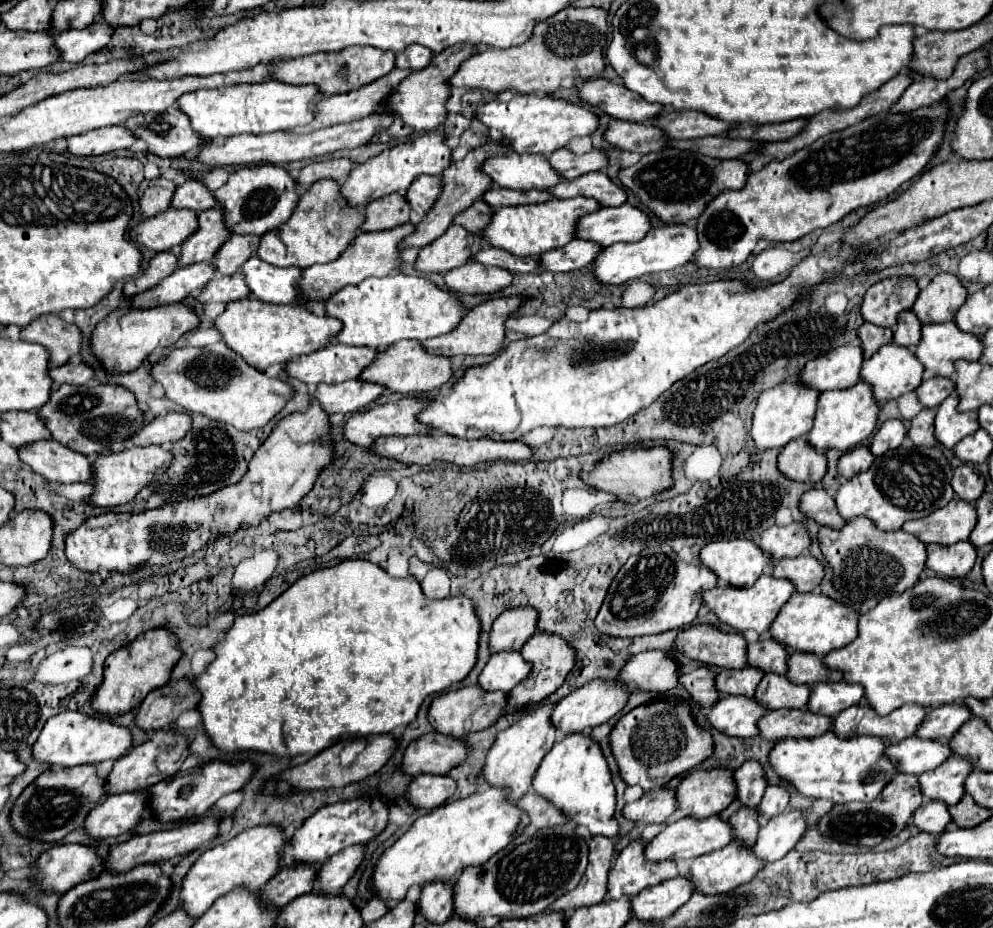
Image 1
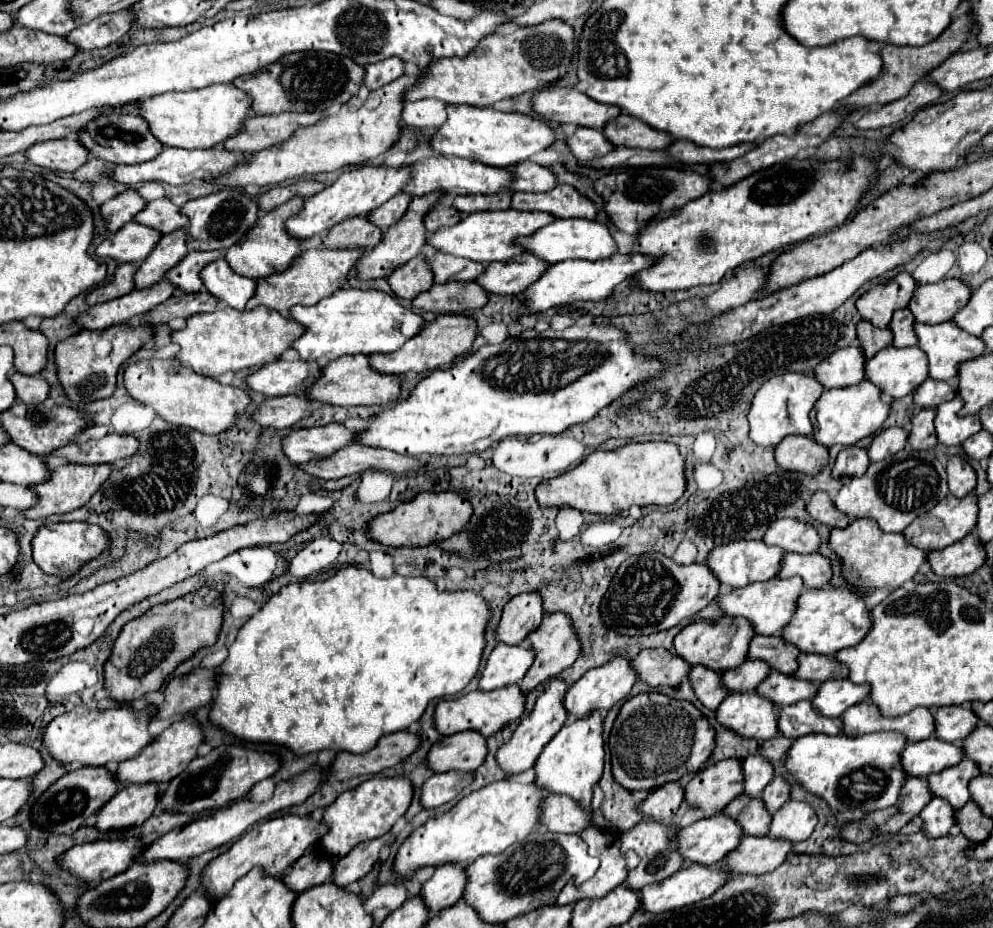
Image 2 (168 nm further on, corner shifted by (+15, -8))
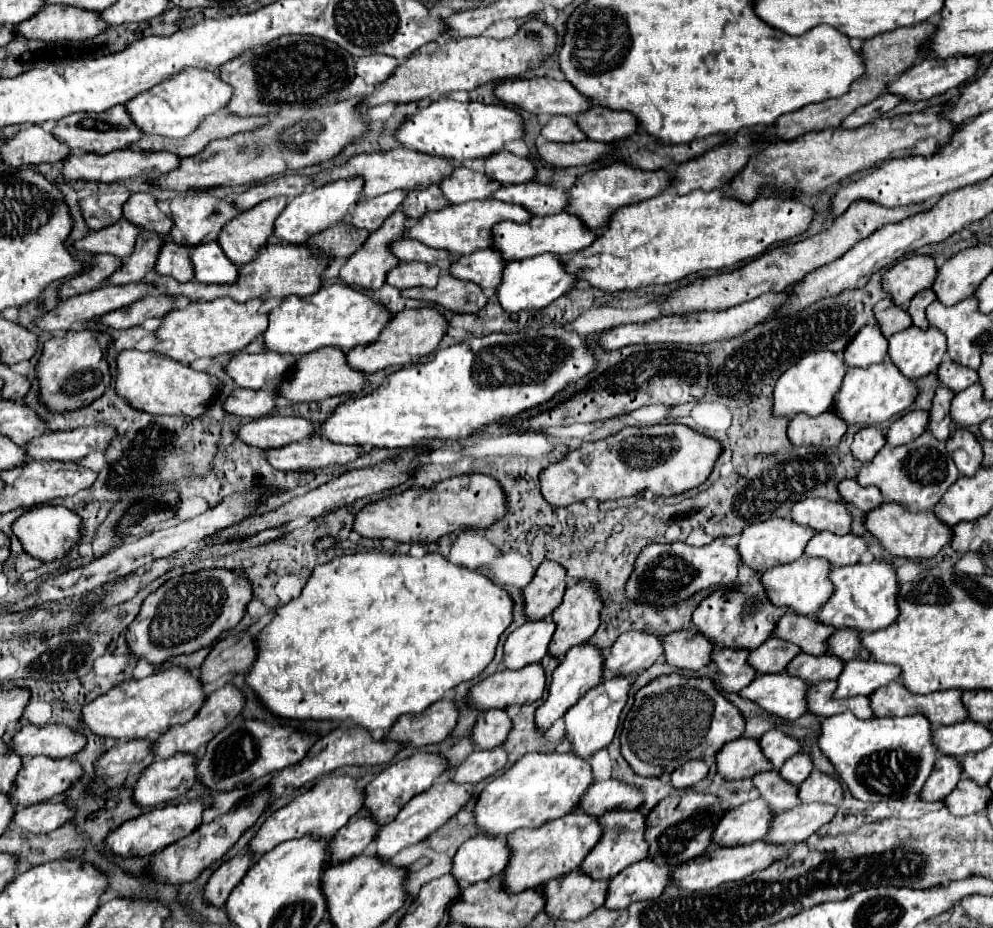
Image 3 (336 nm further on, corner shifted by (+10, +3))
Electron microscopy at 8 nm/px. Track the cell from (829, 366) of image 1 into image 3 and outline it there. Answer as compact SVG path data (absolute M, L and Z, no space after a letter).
M870 323L846 347L844 359L848 367L868 367L882 363L884 355L888 355L888 339L882 335L878 323Z

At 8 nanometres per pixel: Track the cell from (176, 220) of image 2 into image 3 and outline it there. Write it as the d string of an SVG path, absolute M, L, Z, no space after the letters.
M150 193L130 195L130 199L122 205L122 215L126 221L146 231L154 231L164 237L170 233L170 217L158 209L156 199L152 199Z

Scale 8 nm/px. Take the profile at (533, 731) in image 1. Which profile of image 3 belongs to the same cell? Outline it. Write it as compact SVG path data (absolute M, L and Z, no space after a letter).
M582 643L578 647L572 647L562 663L556 667L554 675L552 675L552 683L550 683L550 693L546 703L536 711L536 725L538 729L548 729L552 727L552 723L556 719L560 719L574 703L578 703L578 699L592 687L596 687L602 681L602 669L604 669L604 655L600 651L600 647L594 647L592 643Z

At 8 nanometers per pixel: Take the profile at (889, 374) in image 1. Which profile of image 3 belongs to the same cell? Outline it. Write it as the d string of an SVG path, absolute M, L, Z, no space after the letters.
M910 325L906 331L900 331L888 339L888 355L908 379L916 381L918 377L934 373L940 367L946 355L946 337L936 327L928 327L926 331L922 331L920 327Z

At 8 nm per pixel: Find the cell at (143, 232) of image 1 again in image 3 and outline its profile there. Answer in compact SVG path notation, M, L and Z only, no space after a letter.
M126 219L116 221L110 227L100 231L90 231L86 237L72 243L74 249L86 253L108 253L118 259L124 259L134 249L134 239L138 237L140 227L126 223Z

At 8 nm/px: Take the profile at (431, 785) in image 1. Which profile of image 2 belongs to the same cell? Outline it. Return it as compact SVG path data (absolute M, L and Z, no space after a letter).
M445 772L445 774L433 774L431 778L425 780L421 788L419 802L423 808L437 808L449 800L453 800L461 788L469 784L471 772L459 774L459 772Z

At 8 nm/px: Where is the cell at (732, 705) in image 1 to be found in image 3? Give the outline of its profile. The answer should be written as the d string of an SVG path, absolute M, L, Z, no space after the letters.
M768 673L758 675L748 687L740 691L742 697L758 703L762 709L782 717L782 719L798 719L806 709L806 693L808 683L800 677L792 677L788 673Z

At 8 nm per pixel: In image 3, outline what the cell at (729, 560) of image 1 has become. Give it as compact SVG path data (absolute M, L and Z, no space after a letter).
M774 517L774 519L746 527L746 531L742 533L742 539L738 543L738 551L742 555L742 563L750 565L754 571L766 571L766 569L772 569L776 565L786 565L786 563L800 559L804 555L806 543L814 535L816 535L816 531L812 527L800 525L792 519L776 519Z

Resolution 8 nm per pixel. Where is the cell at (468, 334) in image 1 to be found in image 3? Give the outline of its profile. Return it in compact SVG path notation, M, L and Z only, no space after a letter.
M424 307L424 309L410 309L410 311L400 311L394 313L392 319L388 321L388 325L382 329L380 337L376 339L376 343L370 345L358 345L352 347L350 351L346 351L346 363L362 373L376 373L380 369L386 367L404 367L404 365L414 365L418 363L422 357L426 357L428 353L432 353L436 349L436 345L440 343L440 339L446 333L446 319L432 307Z

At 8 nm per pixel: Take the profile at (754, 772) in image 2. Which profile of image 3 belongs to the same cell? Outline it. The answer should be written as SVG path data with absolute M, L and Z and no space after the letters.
M770 729L766 735L762 735L760 745L762 745L764 755L774 763L776 771L782 767L782 763L788 757L792 757L794 753L800 751L800 741L794 739L792 735L786 735L780 729Z

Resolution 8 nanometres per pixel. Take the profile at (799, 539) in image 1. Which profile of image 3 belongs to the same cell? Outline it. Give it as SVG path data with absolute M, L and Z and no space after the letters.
M822 497L804 499L792 507L792 517L796 523L814 527L816 531L834 531L836 535L850 533L852 515L844 501L828 501Z

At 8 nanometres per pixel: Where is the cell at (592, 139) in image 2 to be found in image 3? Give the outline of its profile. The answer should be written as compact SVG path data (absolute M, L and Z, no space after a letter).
M552 117L540 131L540 135L546 141L558 141L558 143L574 143L582 141L584 135L574 127L574 119L570 117Z

